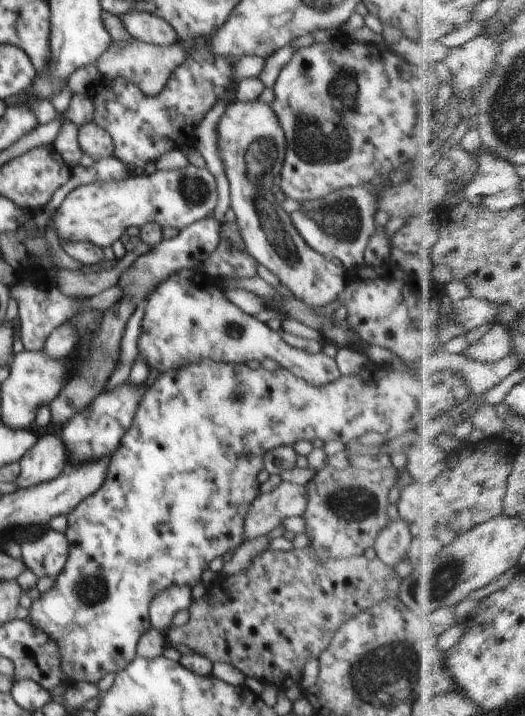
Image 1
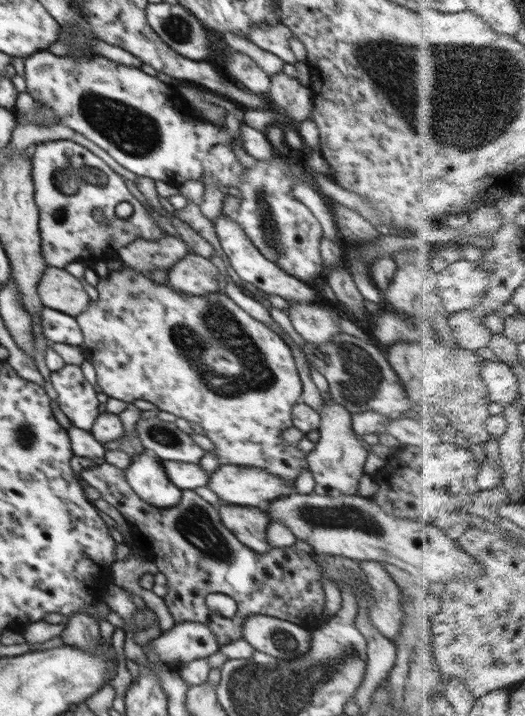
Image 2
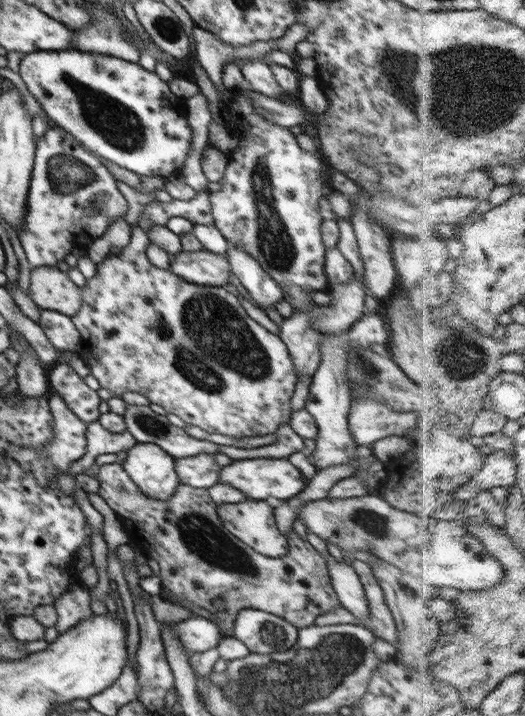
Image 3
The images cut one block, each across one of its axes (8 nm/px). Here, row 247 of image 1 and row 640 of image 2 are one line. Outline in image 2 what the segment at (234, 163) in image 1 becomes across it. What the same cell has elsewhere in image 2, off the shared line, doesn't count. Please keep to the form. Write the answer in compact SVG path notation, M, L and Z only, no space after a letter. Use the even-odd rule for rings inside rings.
M263 614L245 619L242 639L267 657L292 661L310 649L310 630Z

